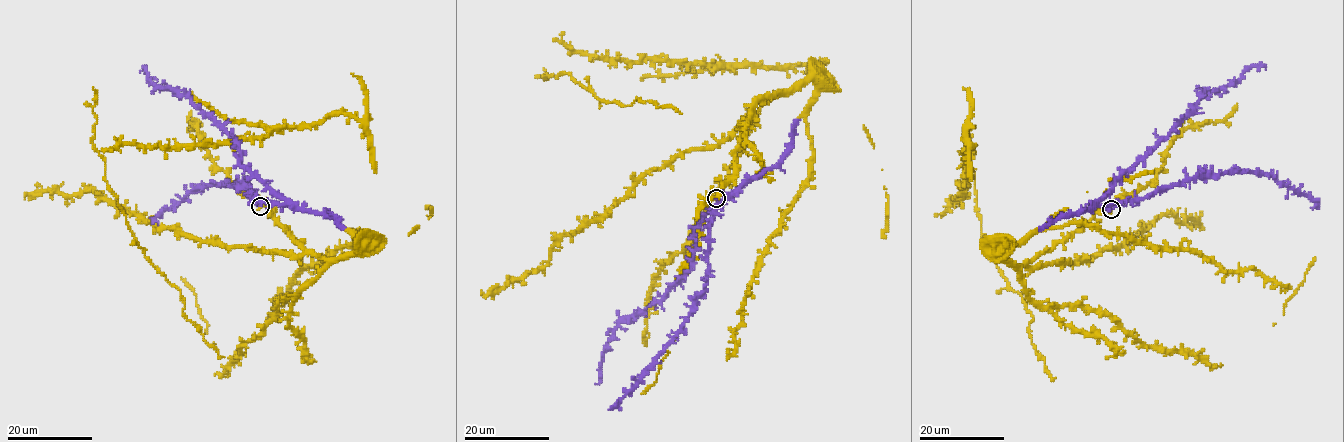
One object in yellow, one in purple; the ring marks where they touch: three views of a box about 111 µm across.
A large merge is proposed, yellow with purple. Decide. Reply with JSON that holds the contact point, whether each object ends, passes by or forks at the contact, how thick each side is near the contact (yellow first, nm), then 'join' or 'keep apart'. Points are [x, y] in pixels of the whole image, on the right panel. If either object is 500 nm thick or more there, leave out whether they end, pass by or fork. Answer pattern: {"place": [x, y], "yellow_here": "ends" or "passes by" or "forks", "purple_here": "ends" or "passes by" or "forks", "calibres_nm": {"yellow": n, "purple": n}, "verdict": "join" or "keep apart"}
{"place": [1111, 209], "yellow_here": "ends", "purple_here": "ends", "calibres_nm": {"yellow": 400, "purple": 220}, "verdict": "join"}

